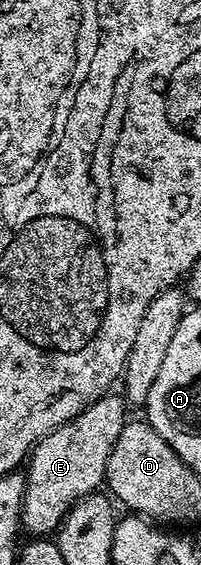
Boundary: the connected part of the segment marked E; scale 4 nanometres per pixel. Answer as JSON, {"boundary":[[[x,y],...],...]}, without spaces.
{"boundary":[[[120,393],[104,394],[95,404],[91,404],[79,416],[75,416],[58,430],[53,430],[33,447],[27,458],[25,474],[25,495],[21,505],[21,530],[29,536],[49,536],[54,533],[69,515],[69,510],[80,498],[100,491],[105,481],[107,460],[111,456],[111,448],[115,448],[115,440],[119,440],[119,432],[123,432],[127,421],[127,403]]]}

